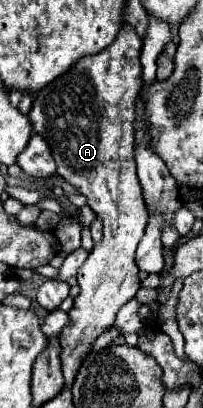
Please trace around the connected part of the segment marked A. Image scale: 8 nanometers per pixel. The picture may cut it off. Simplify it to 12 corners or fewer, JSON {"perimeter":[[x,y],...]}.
{"perimeter":[[141,44],[39,90],[27,114],[103,222],[61,330],[69,388],[139,286]]}

